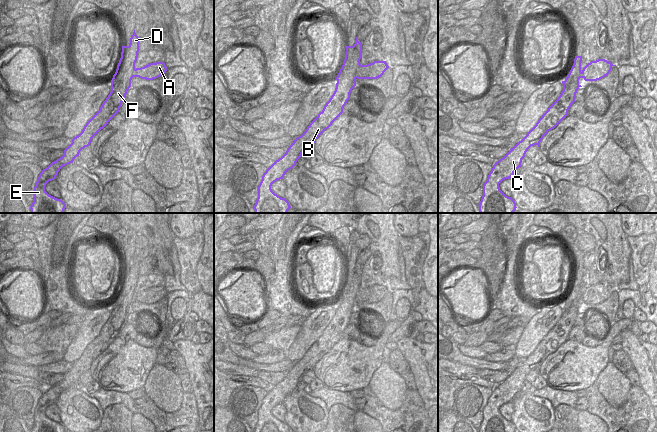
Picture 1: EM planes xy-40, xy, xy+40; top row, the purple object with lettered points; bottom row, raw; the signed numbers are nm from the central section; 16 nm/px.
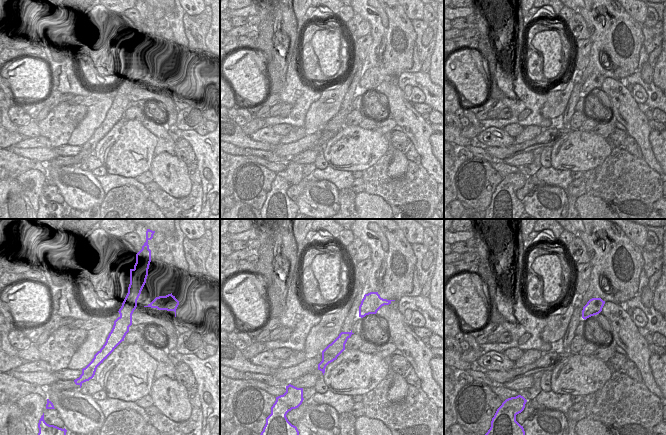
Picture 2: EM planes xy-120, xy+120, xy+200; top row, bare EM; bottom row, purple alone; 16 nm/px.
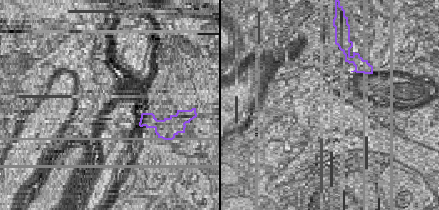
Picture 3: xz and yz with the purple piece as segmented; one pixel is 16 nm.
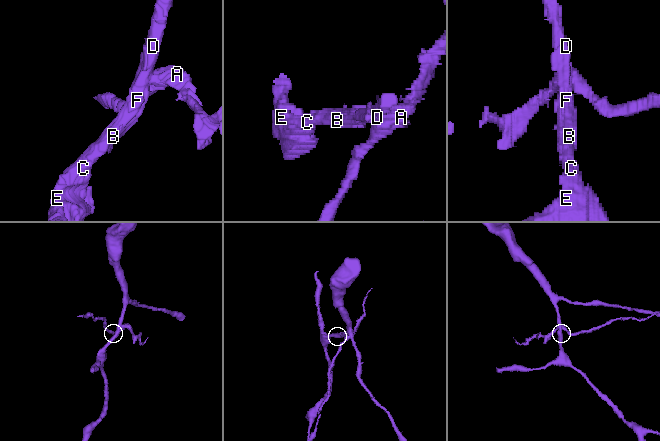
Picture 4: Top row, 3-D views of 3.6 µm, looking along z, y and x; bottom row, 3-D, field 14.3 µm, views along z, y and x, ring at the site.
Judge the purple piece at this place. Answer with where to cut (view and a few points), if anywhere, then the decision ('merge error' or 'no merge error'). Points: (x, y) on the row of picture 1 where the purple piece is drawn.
xy (359, 63), (356, 69), (356, 77) | merge error

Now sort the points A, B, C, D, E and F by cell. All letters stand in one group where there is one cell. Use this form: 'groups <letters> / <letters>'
groups A / B C D E F

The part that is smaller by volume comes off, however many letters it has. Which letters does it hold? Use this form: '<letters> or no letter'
A

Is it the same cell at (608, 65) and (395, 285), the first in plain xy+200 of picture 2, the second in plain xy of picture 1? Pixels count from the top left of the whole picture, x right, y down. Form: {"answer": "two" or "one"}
{"answer": "two"}

